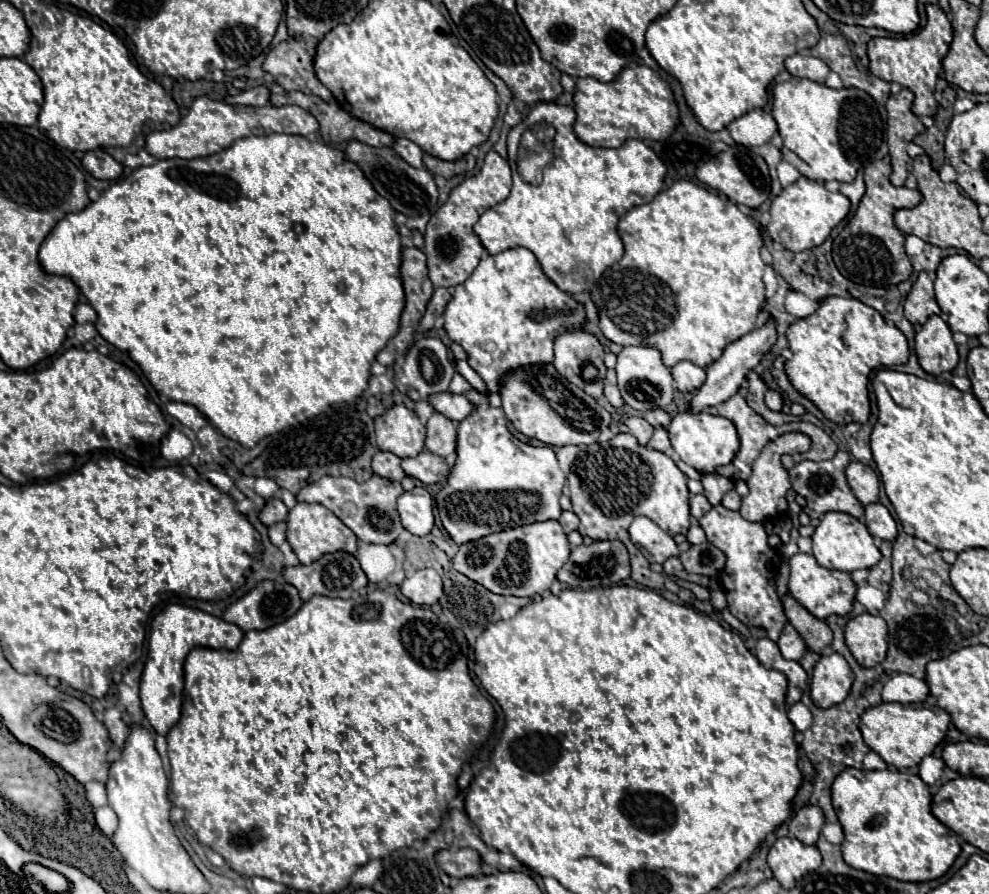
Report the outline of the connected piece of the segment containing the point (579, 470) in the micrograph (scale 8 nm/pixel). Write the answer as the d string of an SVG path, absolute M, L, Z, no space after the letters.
M620 433L606 443L580 447L568 475L568 485L574 513L580 519L578 533L592 539L620 539L626 543L630 553L632 579L642 587L654 591L662 589L664 577L650 569L650 561L630 541L628 525L634 517L646 515L672 537L688 533L690 507L686 475L676 467L676 463L660 451L638 447L634 435Z

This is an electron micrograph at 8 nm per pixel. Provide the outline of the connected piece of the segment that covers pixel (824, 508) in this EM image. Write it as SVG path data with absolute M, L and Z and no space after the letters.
M836 439L836 441L838 441L838 453L832 459L828 459L828 461L800 461L790 469L792 489L808 501L806 513L810 517L818 517L828 511L842 511L842 513L848 513L848 515L864 521L864 507L852 493L850 485L846 481L846 473L844 473L850 463L848 447L846 447L844 439Z

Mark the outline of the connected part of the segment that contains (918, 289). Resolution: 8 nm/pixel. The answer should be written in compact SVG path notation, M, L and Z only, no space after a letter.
M922 271L914 281L912 291L908 293L904 303L904 313L912 325L922 325L930 315L942 313L934 297L934 281L928 277L926 271Z

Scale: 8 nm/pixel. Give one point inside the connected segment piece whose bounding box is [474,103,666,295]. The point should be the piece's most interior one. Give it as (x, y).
(567, 198)

